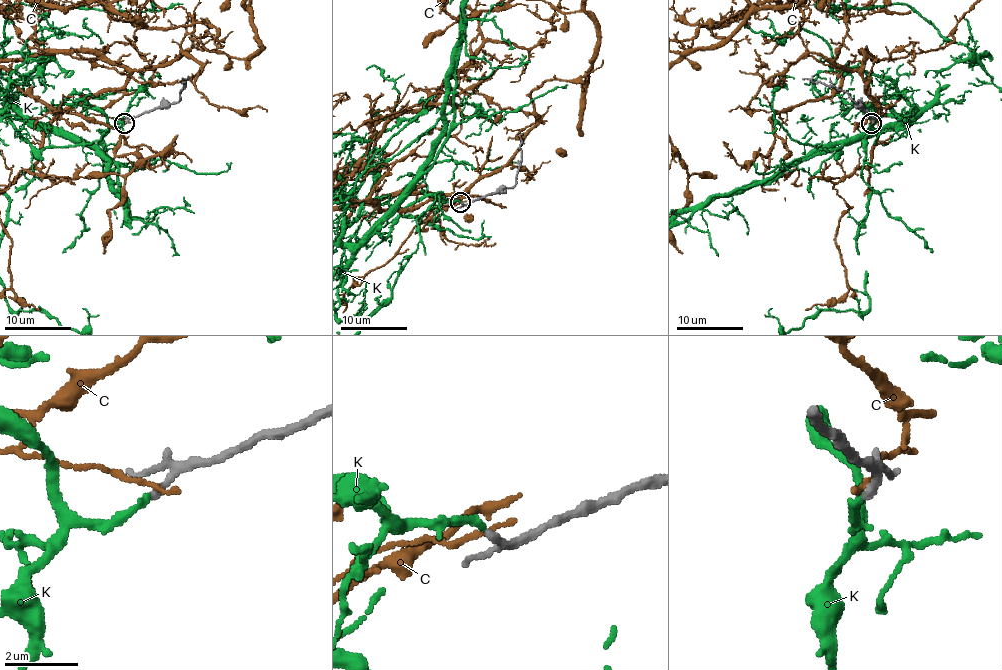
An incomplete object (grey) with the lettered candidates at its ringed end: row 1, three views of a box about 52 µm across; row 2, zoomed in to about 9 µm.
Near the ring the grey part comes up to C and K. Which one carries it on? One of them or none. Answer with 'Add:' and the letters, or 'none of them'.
Add: K

